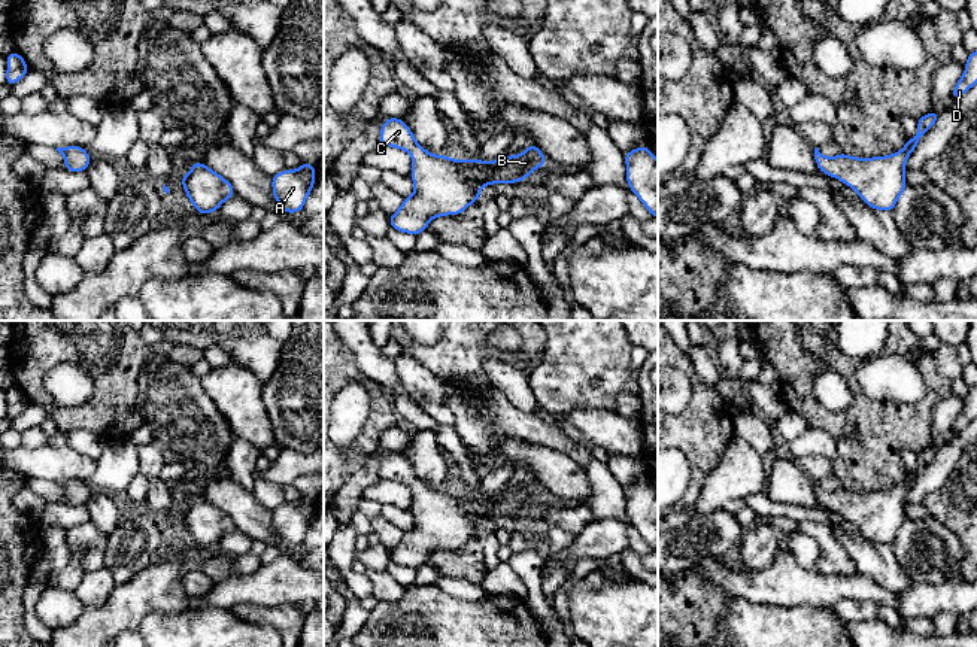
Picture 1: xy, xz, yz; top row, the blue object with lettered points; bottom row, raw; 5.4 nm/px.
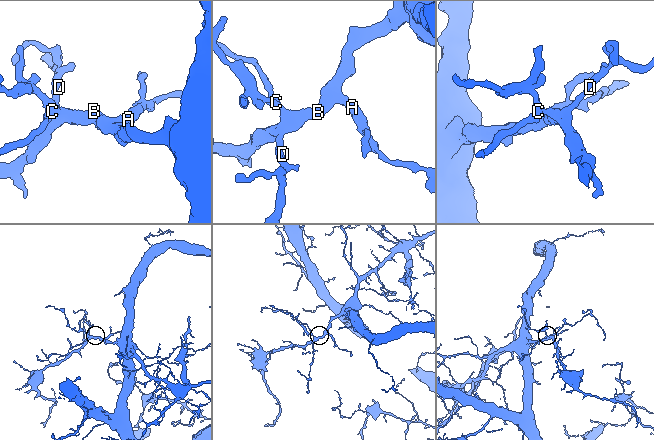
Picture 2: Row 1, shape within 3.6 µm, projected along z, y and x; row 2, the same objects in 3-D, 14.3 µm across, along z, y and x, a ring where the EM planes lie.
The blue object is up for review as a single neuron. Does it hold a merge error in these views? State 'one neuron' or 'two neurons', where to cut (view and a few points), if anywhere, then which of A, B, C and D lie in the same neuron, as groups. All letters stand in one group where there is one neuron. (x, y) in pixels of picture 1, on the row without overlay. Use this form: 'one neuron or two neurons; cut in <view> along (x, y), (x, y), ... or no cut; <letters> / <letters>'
one neuron; no cut; A B C D

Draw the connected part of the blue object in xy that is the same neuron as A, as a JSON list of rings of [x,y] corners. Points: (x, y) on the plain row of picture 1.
[[[303,495],[298,504],[282,504],[271,511],[273,531],[286,547],[301,546],[315,519],[315,498]]]

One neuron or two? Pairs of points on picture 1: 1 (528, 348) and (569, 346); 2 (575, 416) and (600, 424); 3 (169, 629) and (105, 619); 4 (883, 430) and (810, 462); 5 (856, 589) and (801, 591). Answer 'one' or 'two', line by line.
1: two
2: one
3: two
4: two
5: one

